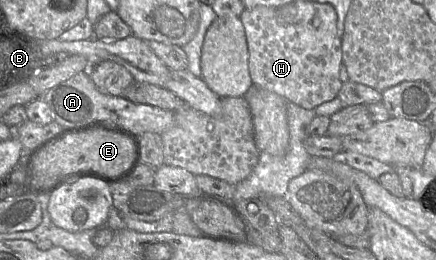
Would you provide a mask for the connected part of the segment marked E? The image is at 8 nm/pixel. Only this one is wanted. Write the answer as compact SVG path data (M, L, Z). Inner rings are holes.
M93 127L66 135L40 151L33 160L32 178L41 178L45 184L70 172L92 169L106 175L119 175L126 170L137 157L135 139L117 129Z

